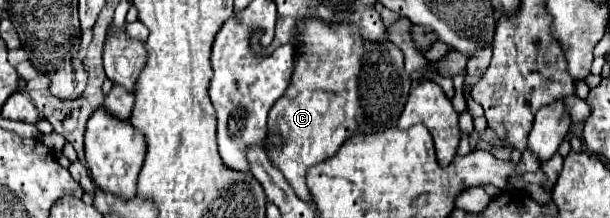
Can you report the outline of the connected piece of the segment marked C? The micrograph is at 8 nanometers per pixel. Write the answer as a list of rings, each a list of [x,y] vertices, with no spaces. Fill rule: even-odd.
[[[308,18],[304,22],[300,22],[296,26],[298,32],[298,50],[296,50],[296,60],[294,60],[294,70],[292,70],[292,78],[290,84],[284,92],[284,96],[280,96],[280,100],[276,100],[276,104],[272,106],[272,112],[268,114],[268,130],[270,132],[280,132],[280,136],[284,138],[282,146],[272,146],[266,144],[266,152],[272,160],[272,164],[276,164],[276,168],[280,168],[280,172],[284,172],[286,180],[290,182],[290,186],[294,188],[296,196],[300,196],[302,200],[310,202],[310,190],[306,186],[306,170],[326,158],[332,158],[336,154],[336,150],[352,136],[356,134],[372,134],[372,132],[382,132],[386,130],[386,124],[392,126],[396,118],[400,118],[404,104],[408,100],[410,88],[412,88],[412,80],[408,76],[408,72],[404,70],[404,54],[398,46],[394,46],[388,36],[382,42],[370,42],[364,40],[360,36],[360,28],[356,24],[348,24],[348,22],[340,22],[340,24],[330,24],[318,18]]]

